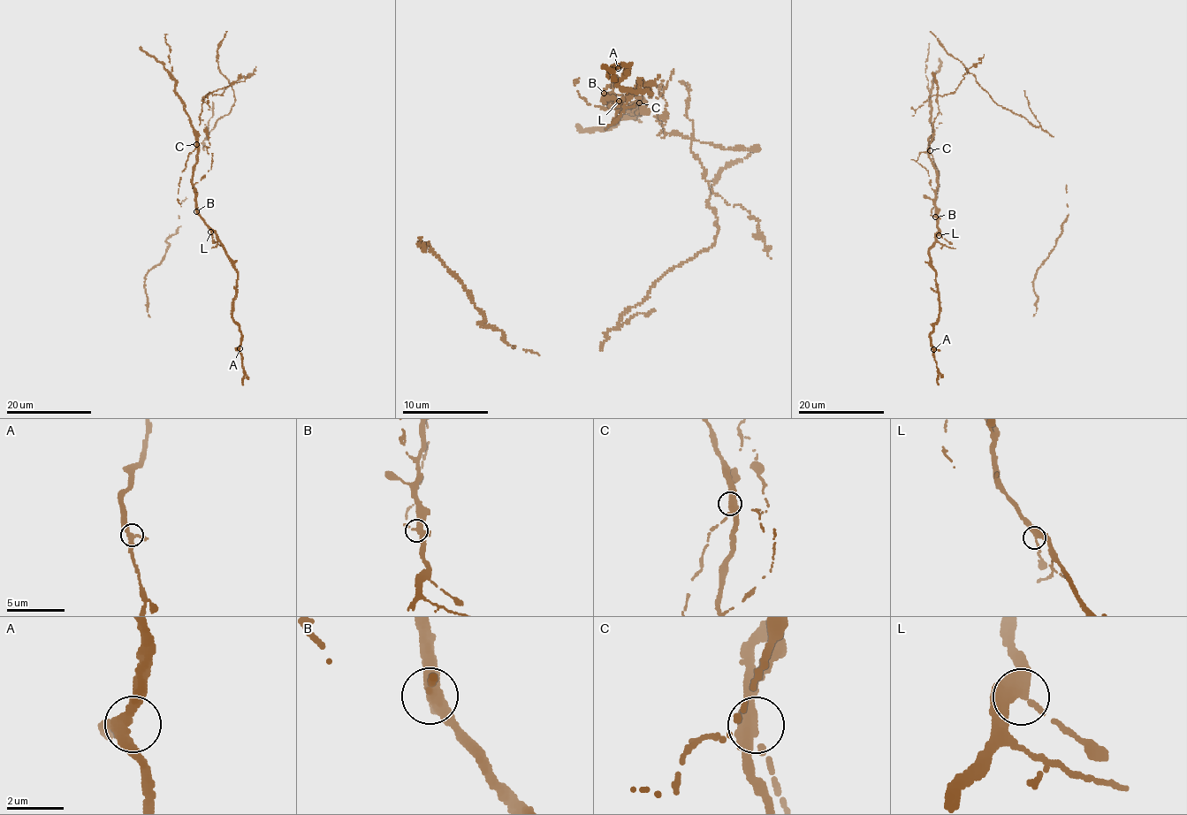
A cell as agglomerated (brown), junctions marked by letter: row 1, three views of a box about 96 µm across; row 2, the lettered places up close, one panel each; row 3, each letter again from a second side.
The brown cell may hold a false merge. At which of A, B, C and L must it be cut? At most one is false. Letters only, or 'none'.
C

